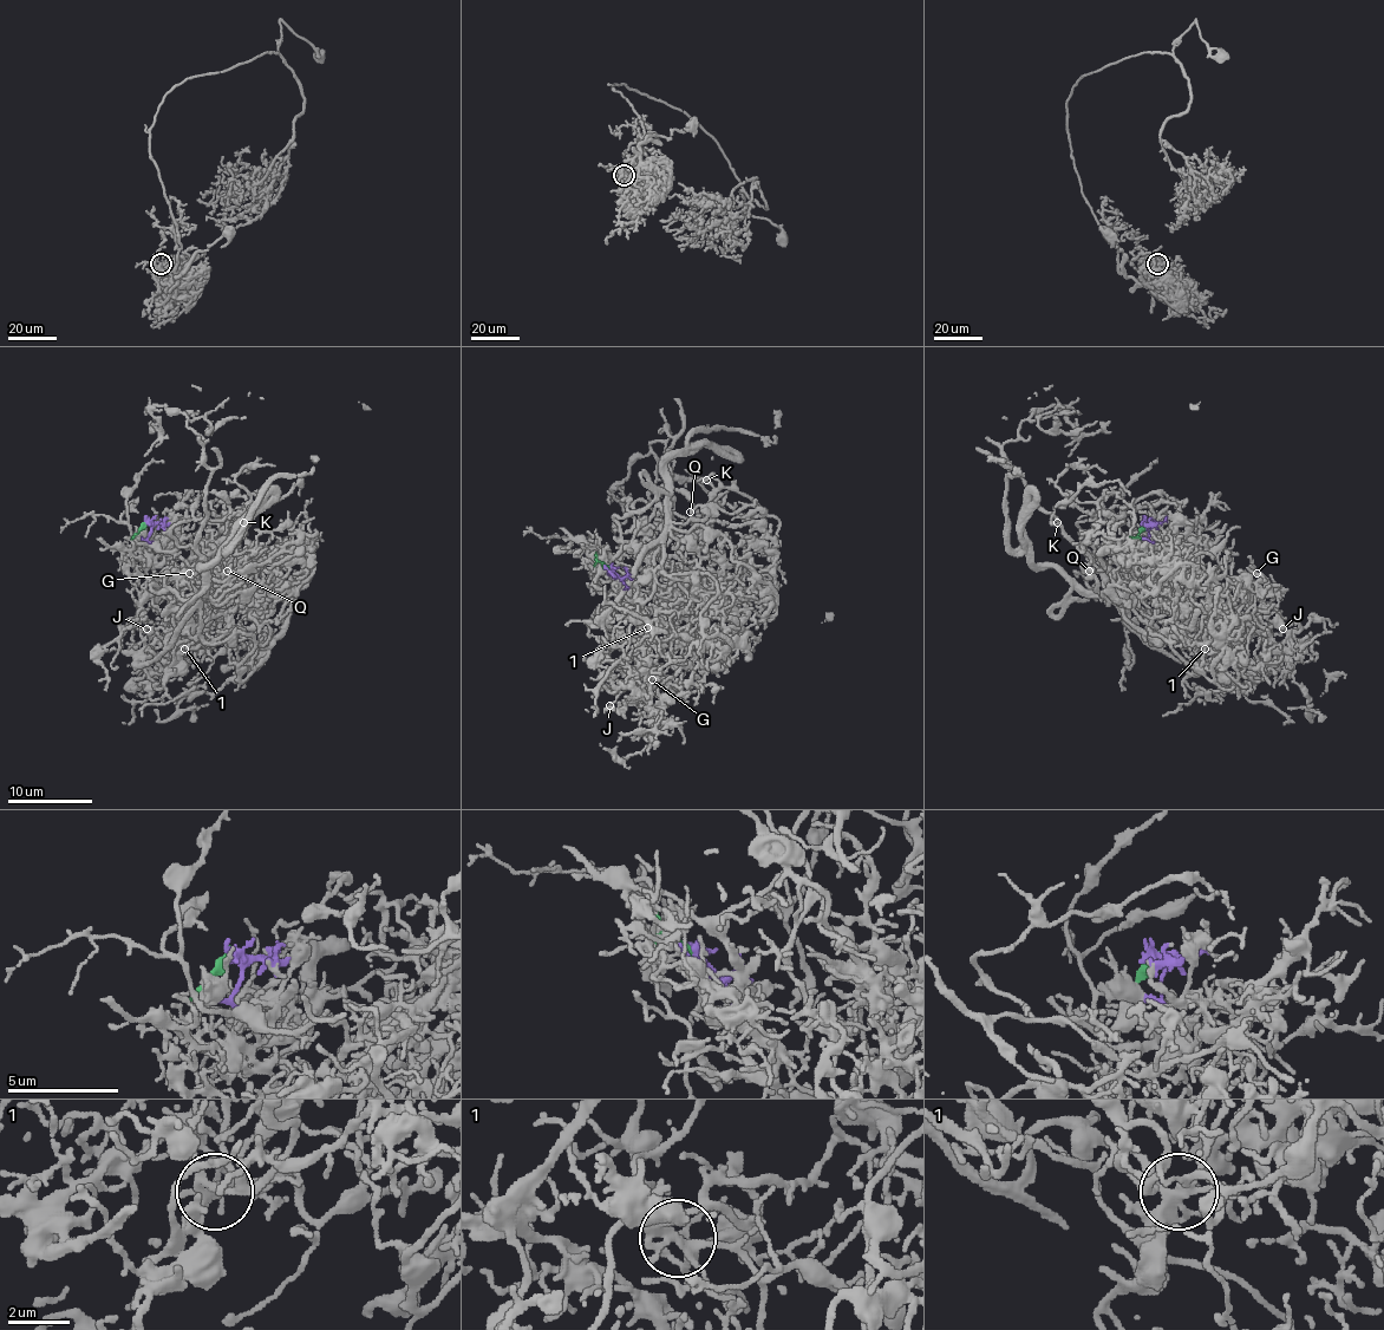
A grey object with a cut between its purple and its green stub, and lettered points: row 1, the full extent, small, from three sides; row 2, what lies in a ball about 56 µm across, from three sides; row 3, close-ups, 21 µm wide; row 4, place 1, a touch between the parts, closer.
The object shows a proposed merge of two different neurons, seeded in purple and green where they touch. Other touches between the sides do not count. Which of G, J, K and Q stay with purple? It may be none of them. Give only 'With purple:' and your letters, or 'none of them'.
With purple: G, J, Q

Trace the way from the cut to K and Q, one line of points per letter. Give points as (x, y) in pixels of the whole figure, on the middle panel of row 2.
K: (608, 569), (596, 546), (621, 555), (645, 536), (634, 502), (698, 516), (719, 483), (706, 481)
Q: (608, 569), (628, 588), (637, 572), (655, 569), (668, 529), (706, 516), (698, 506), (690, 513)

